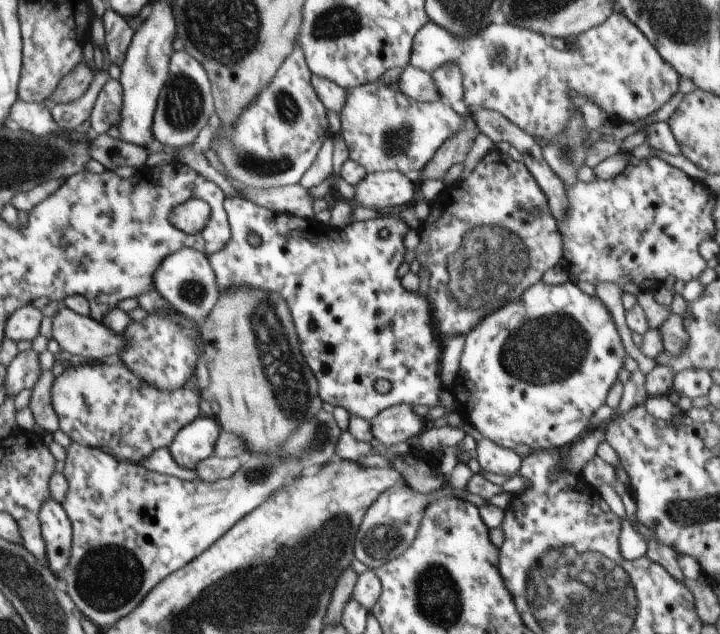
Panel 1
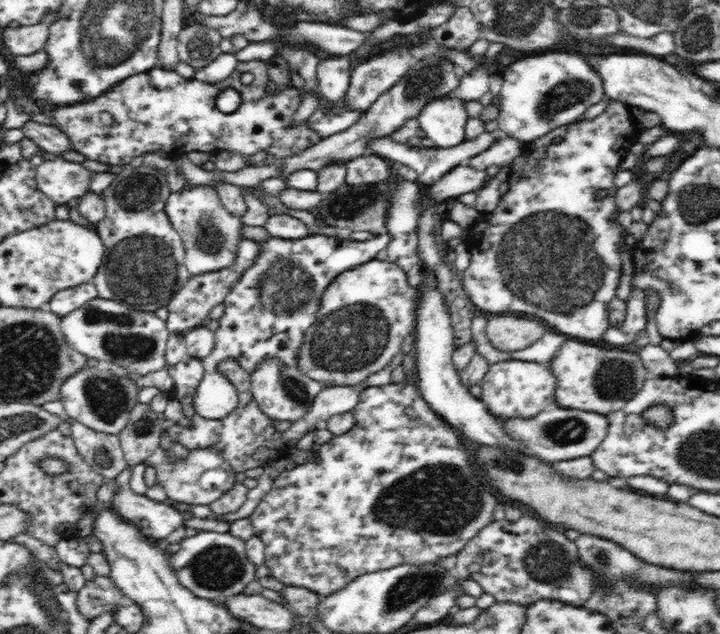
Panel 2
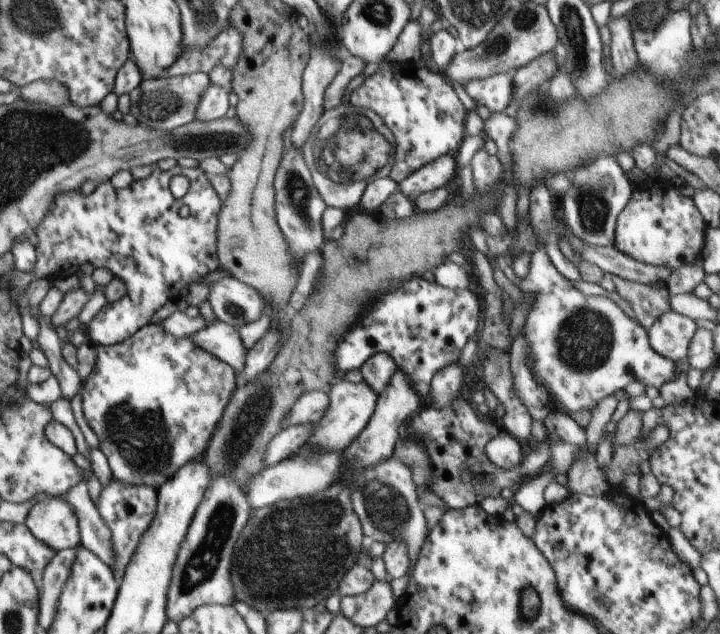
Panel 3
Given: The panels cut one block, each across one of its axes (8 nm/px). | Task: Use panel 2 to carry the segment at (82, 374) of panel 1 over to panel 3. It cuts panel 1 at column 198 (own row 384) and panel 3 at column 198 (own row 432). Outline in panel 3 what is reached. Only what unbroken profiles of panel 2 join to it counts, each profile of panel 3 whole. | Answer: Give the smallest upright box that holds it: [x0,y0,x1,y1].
[80,323,239,490]

